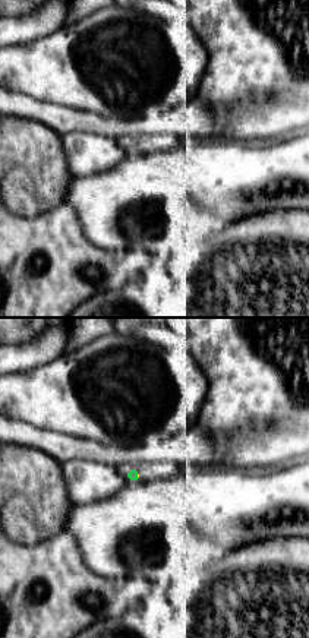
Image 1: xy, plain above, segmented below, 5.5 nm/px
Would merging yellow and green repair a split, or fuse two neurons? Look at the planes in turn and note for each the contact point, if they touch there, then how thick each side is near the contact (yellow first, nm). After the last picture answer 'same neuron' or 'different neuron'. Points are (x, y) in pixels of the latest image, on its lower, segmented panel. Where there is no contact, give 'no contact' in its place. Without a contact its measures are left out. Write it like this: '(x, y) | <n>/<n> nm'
no contact

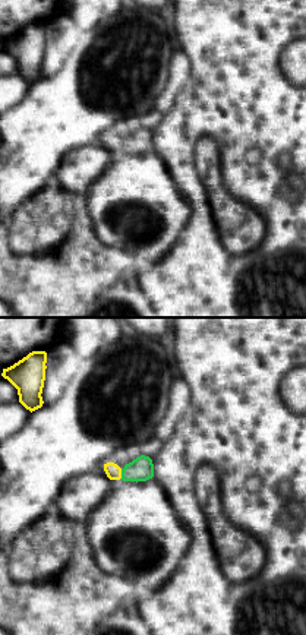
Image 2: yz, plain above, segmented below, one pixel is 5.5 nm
(120, 474) | 90/130 nm

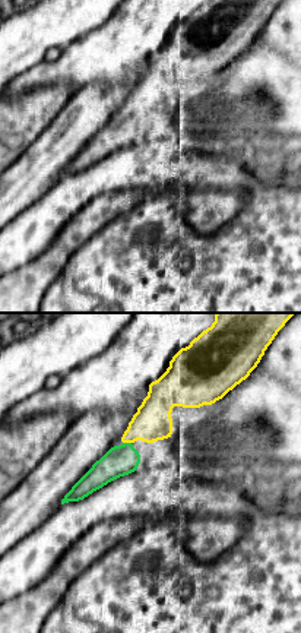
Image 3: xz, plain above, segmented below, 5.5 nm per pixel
(127, 442) | 200/170 nm

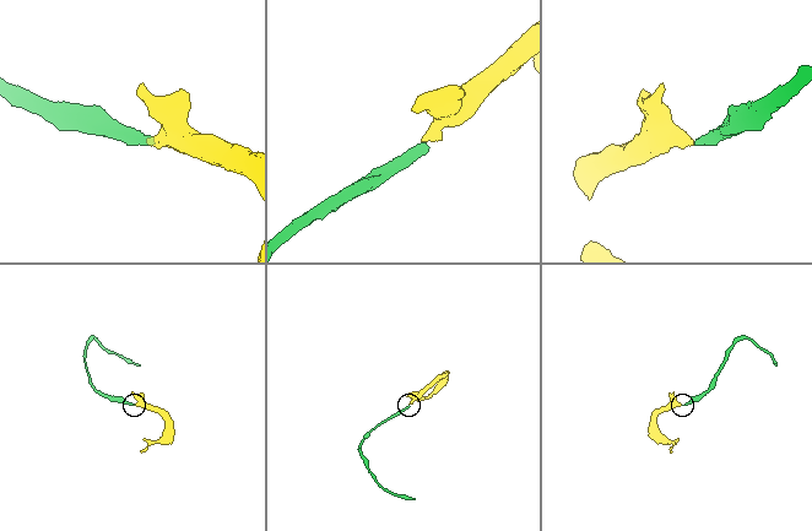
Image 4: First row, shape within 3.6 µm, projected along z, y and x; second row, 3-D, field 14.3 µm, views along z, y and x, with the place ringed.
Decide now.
same neuron

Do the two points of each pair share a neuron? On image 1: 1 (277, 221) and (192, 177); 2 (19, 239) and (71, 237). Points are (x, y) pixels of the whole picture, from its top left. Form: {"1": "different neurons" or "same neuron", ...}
{"1": "different neurons", "2": "same neuron"}

